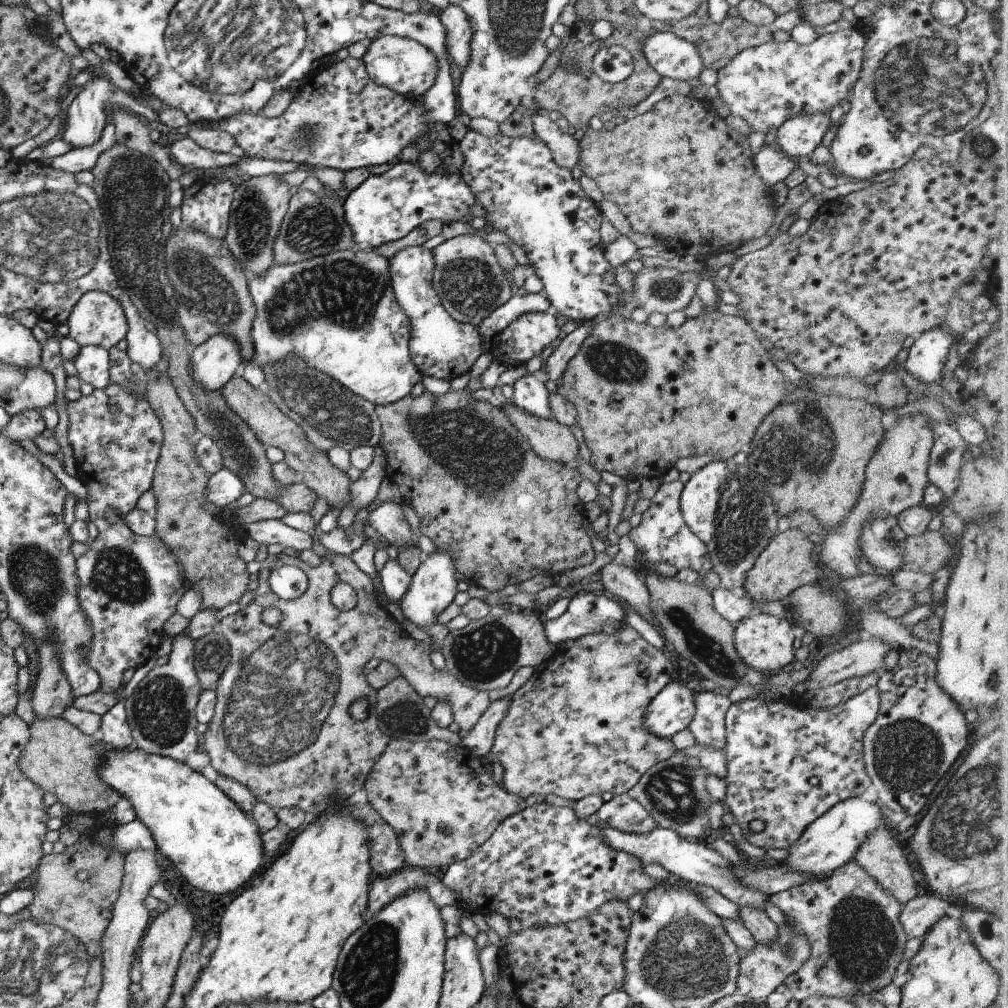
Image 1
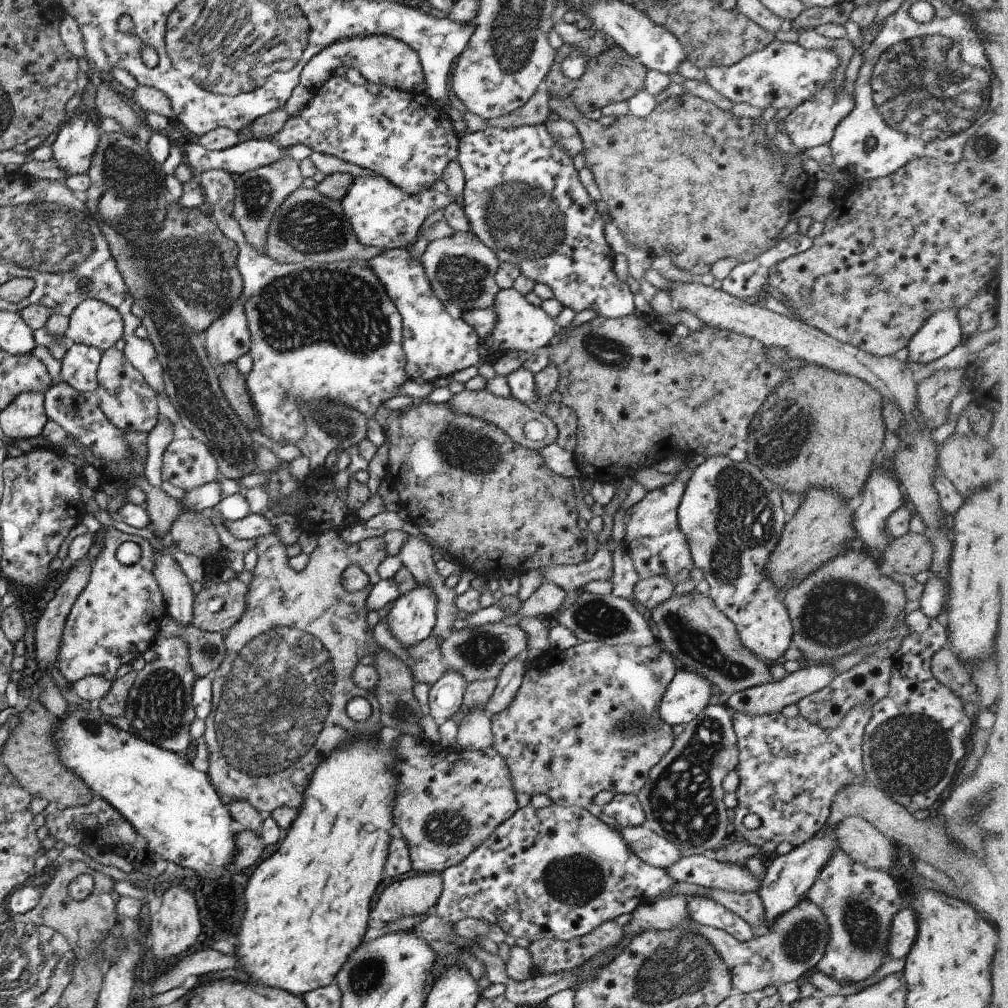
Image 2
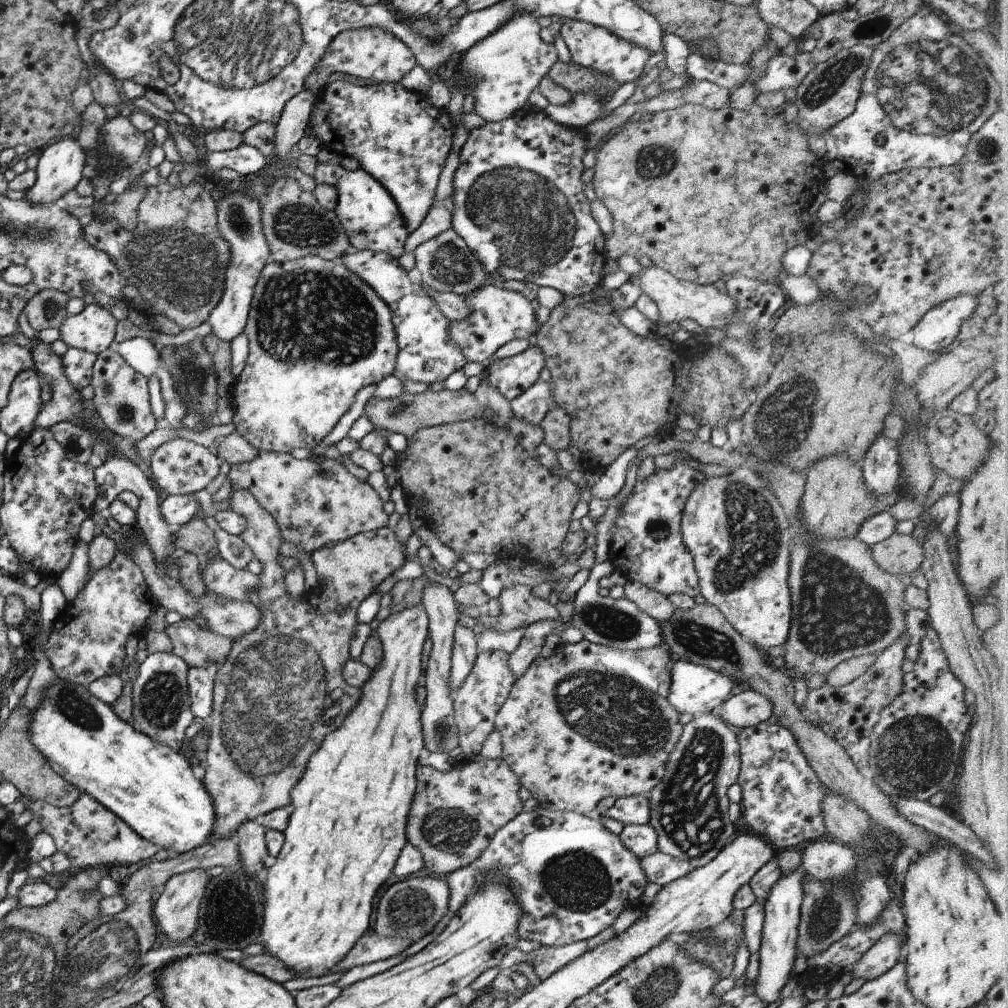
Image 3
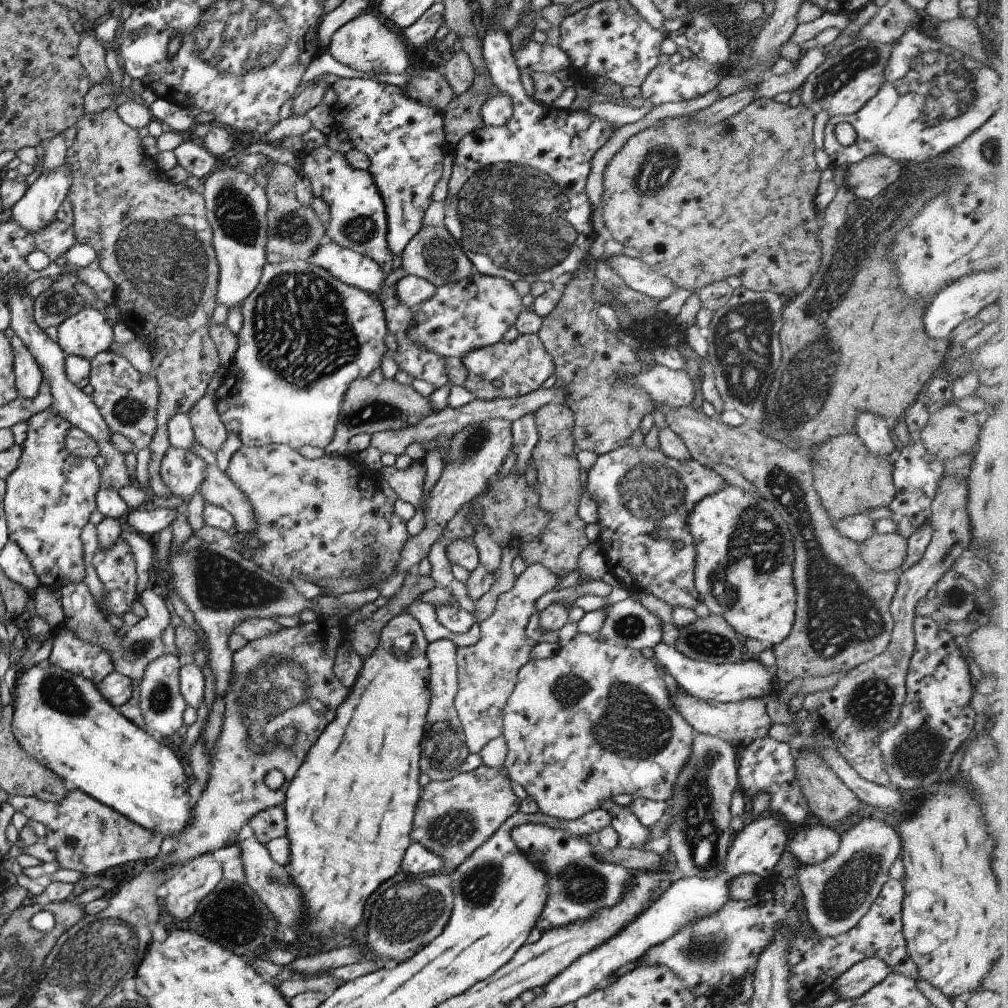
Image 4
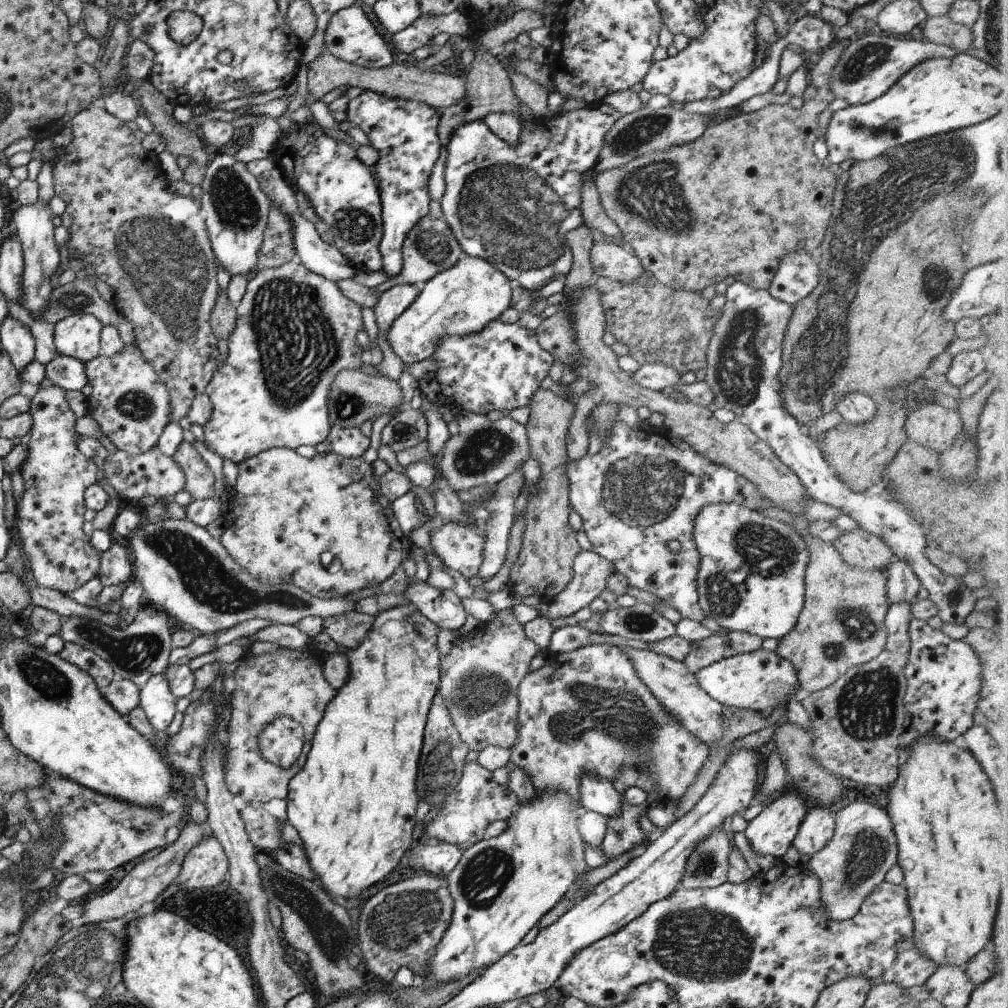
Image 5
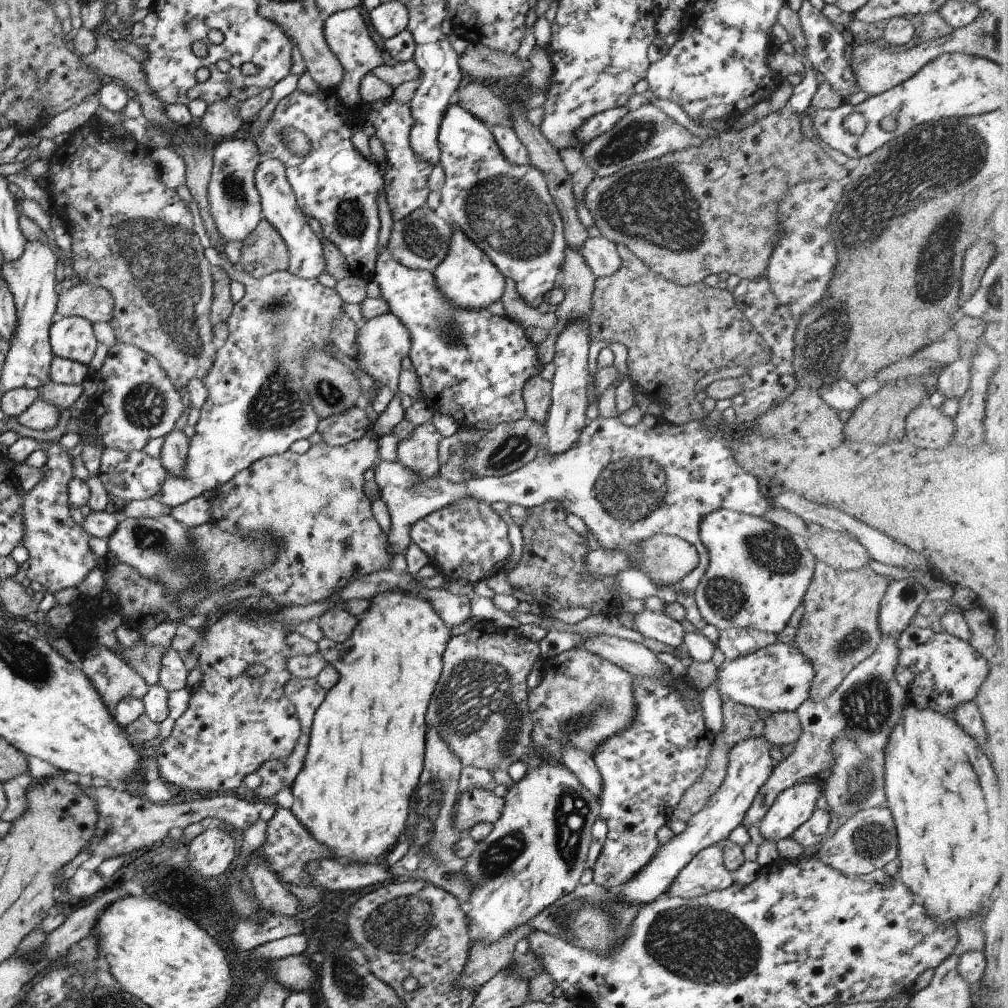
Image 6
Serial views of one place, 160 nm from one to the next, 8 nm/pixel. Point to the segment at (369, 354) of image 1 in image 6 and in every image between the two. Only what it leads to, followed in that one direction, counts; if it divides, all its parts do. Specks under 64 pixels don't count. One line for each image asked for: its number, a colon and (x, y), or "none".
2: (318, 330)
3: (316, 334)
4: (304, 336)
5: (287, 313)
6: (255, 407)

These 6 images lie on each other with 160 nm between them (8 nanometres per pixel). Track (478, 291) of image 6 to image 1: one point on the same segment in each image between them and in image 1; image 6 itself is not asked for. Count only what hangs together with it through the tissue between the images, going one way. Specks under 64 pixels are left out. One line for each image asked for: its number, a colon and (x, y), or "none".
1: (529, 333)
2: (519, 327)
3: (496, 315)
4: (476, 311)
5: (461, 299)

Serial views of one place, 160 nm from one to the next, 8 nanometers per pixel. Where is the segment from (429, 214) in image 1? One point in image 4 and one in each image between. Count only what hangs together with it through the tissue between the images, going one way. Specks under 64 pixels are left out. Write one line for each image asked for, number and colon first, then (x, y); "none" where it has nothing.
2: (381, 215)
3: (369, 217)
4: (357, 222)

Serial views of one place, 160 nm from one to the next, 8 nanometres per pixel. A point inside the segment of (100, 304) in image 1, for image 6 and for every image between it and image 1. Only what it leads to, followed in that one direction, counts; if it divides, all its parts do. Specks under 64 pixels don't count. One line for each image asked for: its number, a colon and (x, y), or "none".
2: (92, 323)
3: (93, 329)
4: (84, 334)
5: (78, 336)
6: (70, 337)

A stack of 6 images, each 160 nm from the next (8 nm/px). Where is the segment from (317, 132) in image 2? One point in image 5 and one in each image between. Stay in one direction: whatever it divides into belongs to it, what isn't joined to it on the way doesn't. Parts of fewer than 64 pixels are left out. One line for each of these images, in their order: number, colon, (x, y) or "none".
3: (397, 136)
4: (403, 139)
5: (403, 132)

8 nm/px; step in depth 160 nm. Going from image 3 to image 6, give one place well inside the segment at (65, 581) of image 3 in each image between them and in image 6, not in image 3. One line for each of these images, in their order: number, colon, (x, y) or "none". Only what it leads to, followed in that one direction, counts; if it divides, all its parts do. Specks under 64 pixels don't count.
4: (141, 644)
5: (139, 650)
6: (145, 661)

